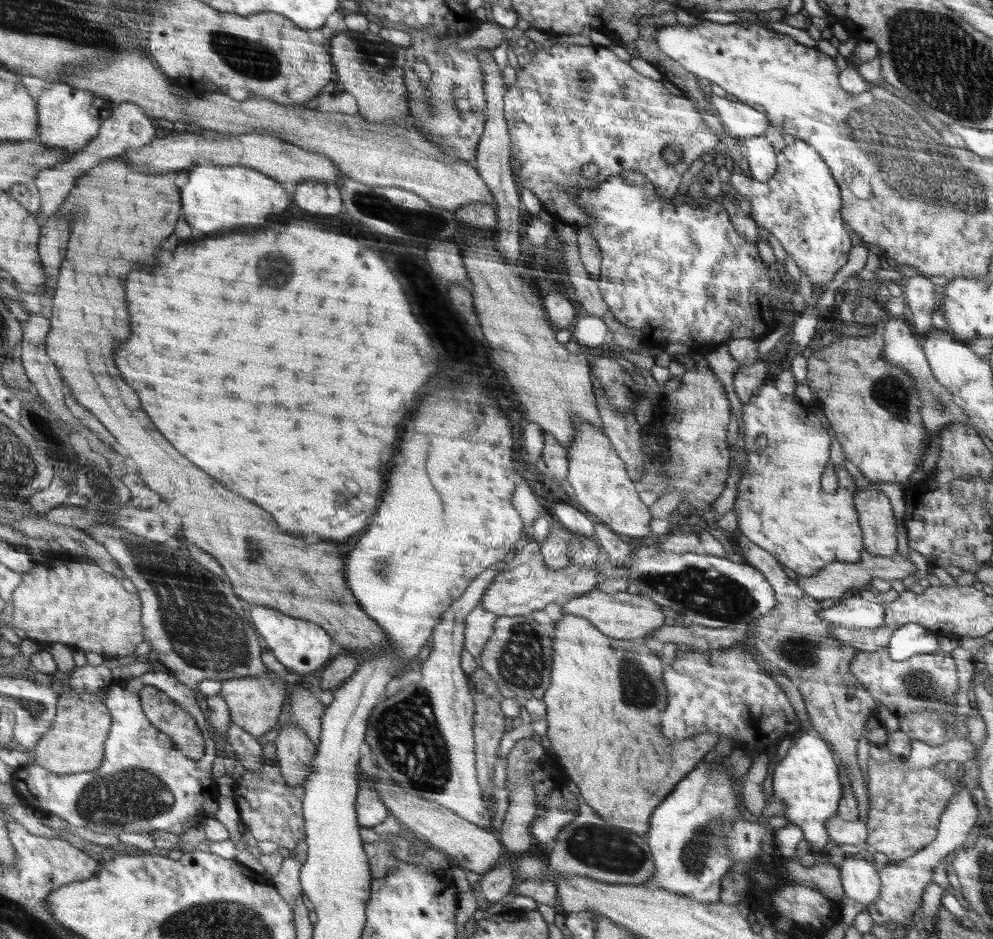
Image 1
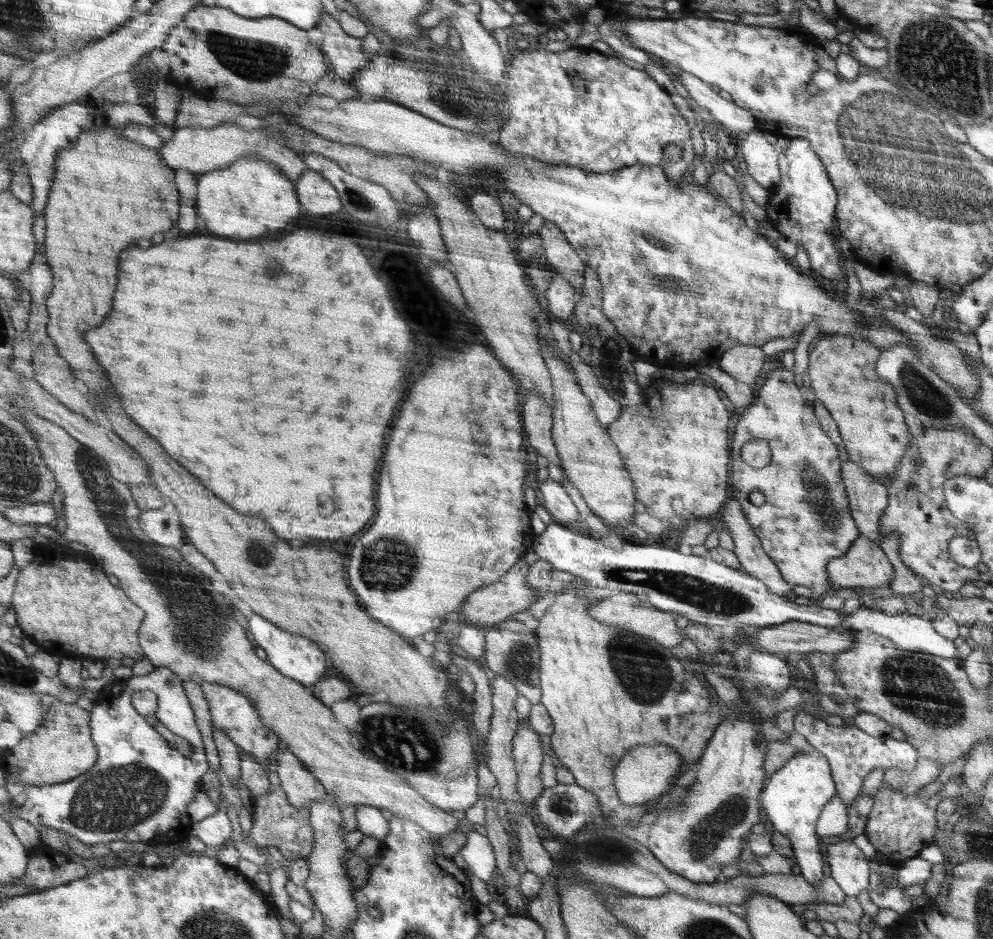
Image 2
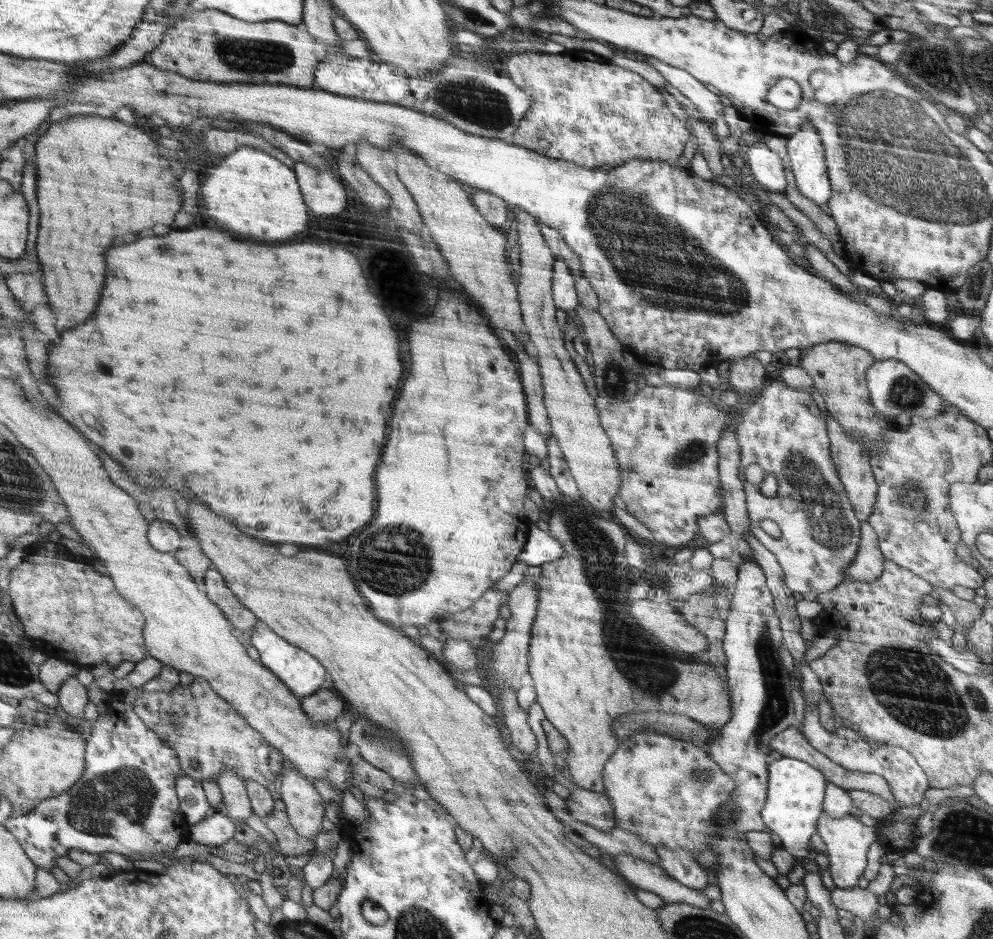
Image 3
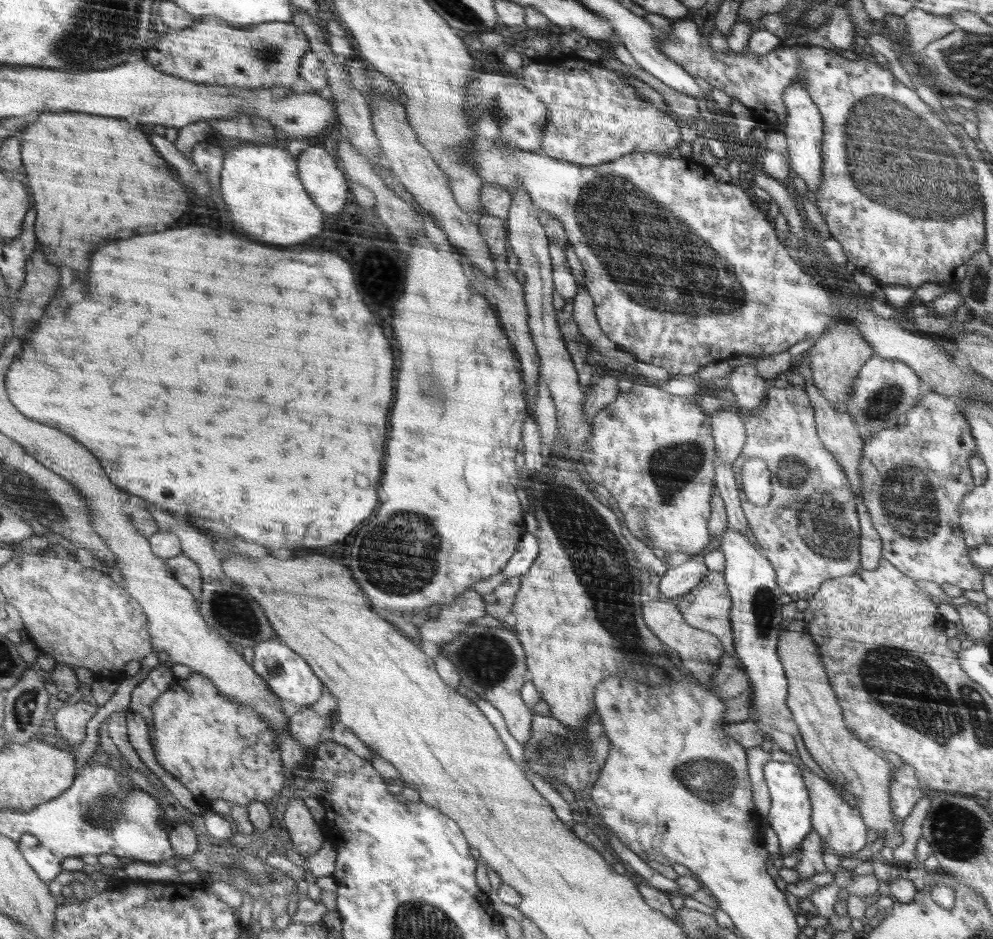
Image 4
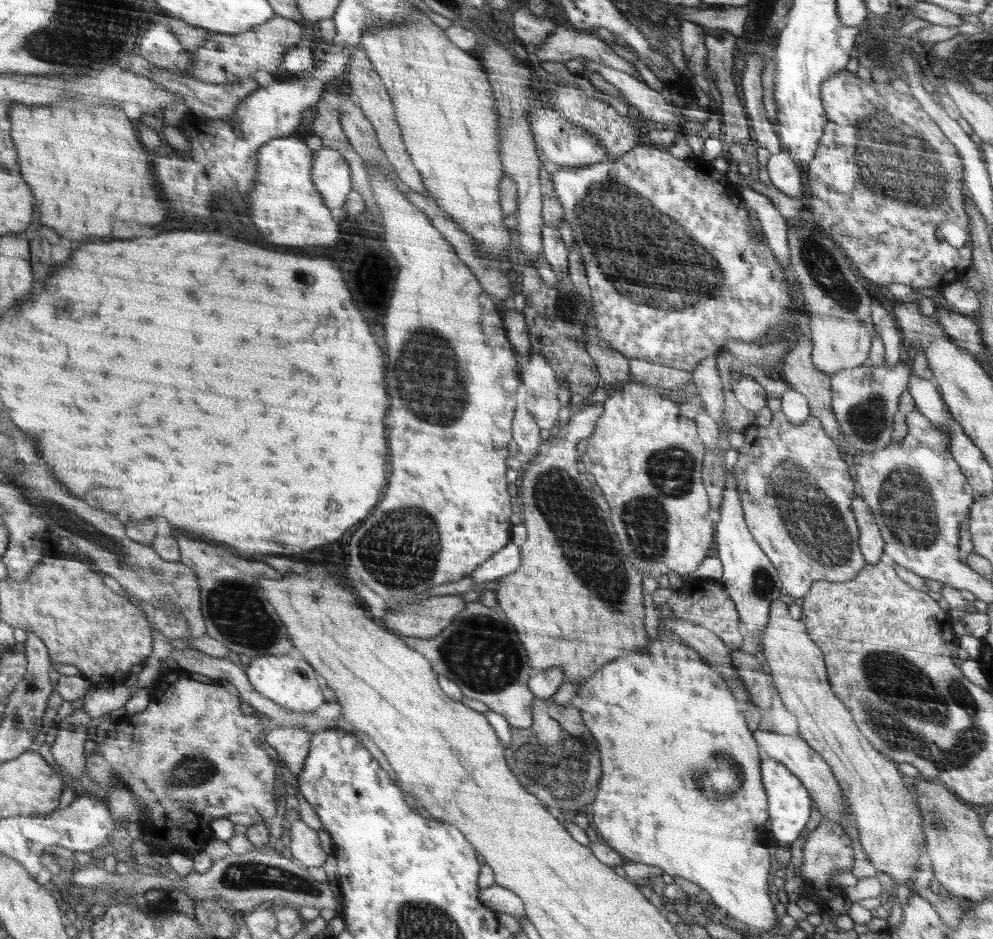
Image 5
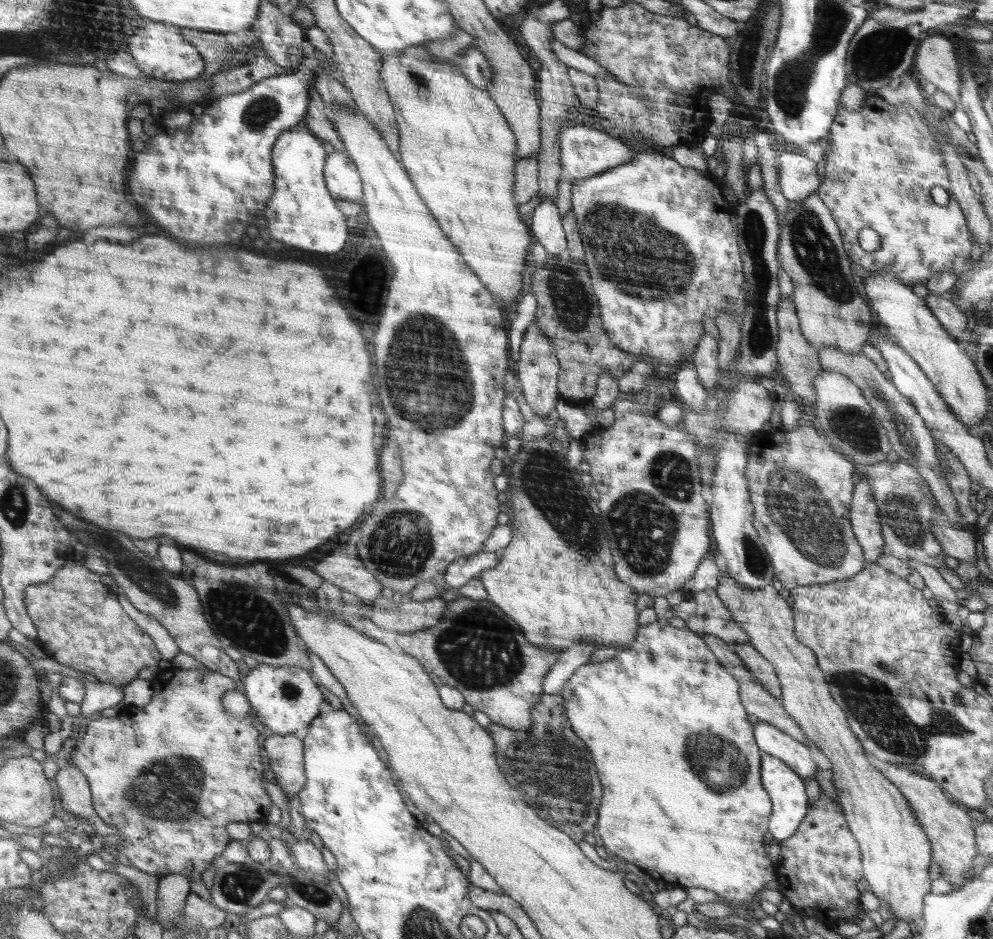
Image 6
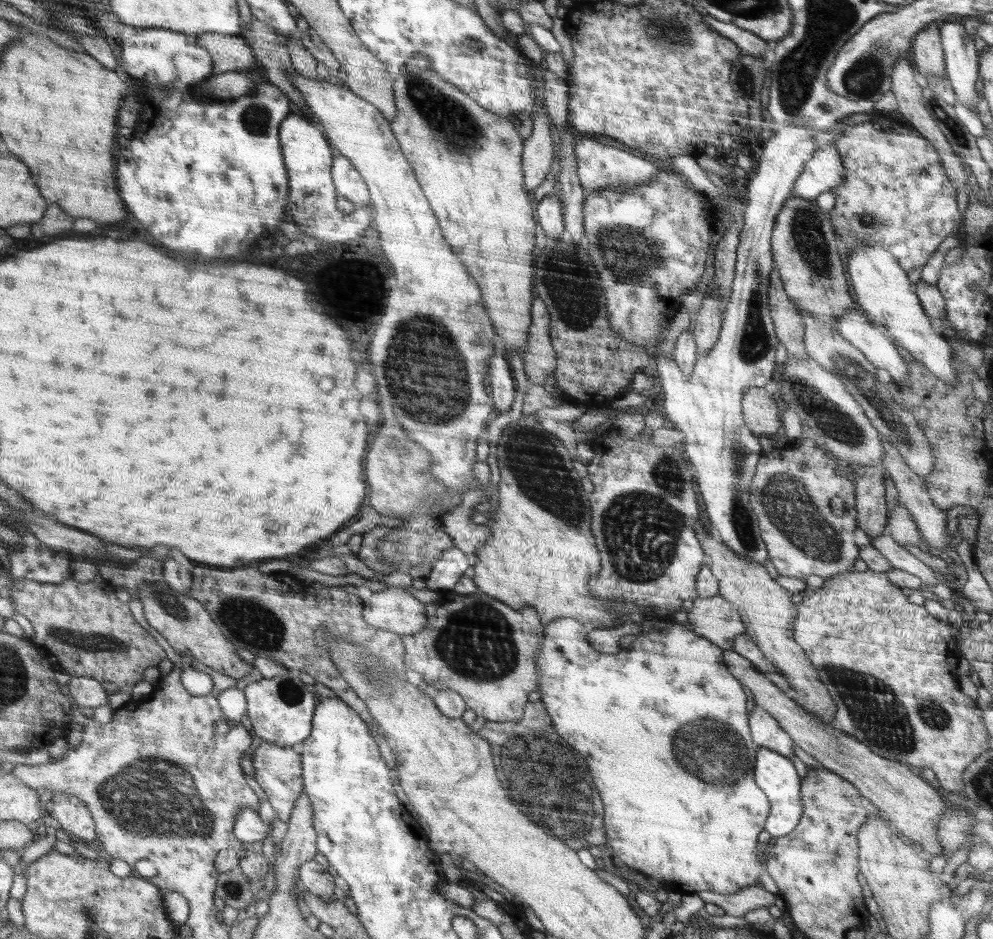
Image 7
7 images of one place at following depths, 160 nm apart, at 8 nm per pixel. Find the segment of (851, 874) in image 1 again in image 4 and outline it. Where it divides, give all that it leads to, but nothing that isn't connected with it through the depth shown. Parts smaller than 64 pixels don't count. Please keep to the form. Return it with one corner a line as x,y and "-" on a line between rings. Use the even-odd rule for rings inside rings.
802,770
804,782
810,791
810,799
813,810
811,811
811,822
814,824
815,832
820,835
825,846
832,847
832,850
841,858
854,857
860,854
860,850
868,850
868,845
874,839
871,831
863,820
863,811
858,805
852,806
845,801
836,790
836,786
822,779
812,771

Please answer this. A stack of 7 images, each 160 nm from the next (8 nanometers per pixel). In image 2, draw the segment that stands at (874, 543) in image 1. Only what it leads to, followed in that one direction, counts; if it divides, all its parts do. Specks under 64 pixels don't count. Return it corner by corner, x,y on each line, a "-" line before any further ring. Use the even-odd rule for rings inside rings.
850,460
844,461
844,482
848,482
848,498
852,498
851,514
854,516
855,522
860,529
862,535
877,541
882,540
883,536
879,536
879,520
885,511
888,502
887,489
879,484
879,480
867,473
858,463

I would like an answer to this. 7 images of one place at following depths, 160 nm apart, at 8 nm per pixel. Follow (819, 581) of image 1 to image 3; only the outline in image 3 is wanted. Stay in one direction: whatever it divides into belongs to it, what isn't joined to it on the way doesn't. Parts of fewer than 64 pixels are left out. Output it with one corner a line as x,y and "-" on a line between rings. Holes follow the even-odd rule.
864,522
863,540
860,550
853,560
853,564
845,569
845,578
870,582
876,580
882,574
882,562
884,556
878,550
878,538
873,526

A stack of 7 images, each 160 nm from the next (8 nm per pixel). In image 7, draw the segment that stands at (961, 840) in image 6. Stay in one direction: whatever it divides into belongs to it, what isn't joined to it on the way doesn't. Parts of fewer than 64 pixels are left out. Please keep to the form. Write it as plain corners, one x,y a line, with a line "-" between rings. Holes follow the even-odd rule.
736,651
725,652
725,662
728,663
732,674
735,674
735,678
748,688
751,705
772,715
772,718
779,722
779,726
791,735
796,746
814,757
822,767
834,771
854,784
864,798
877,806
892,827
920,845
924,853
932,858
943,856
943,846
940,846
938,837
940,816
946,814
950,808
946,808
938,792
932,786
928,786
922,780
922,776
916,776
916,769
882,758
852,735
839,731
835,725
820,722
814,715
808,714
807,710
802,710
788,693
780,690
770,679
764,678
764,674
756,670
753,662

